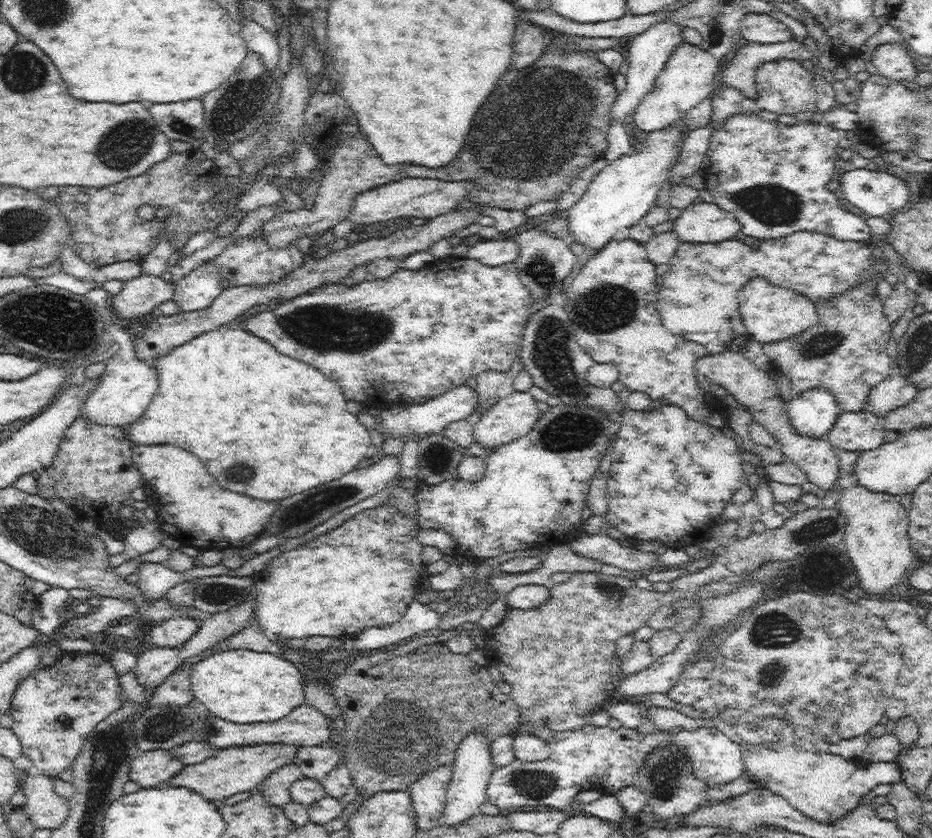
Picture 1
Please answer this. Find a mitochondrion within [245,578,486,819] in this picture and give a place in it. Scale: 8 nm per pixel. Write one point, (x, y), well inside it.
(394, 741)

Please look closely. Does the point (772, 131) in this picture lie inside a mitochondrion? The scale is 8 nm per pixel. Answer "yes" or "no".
no

